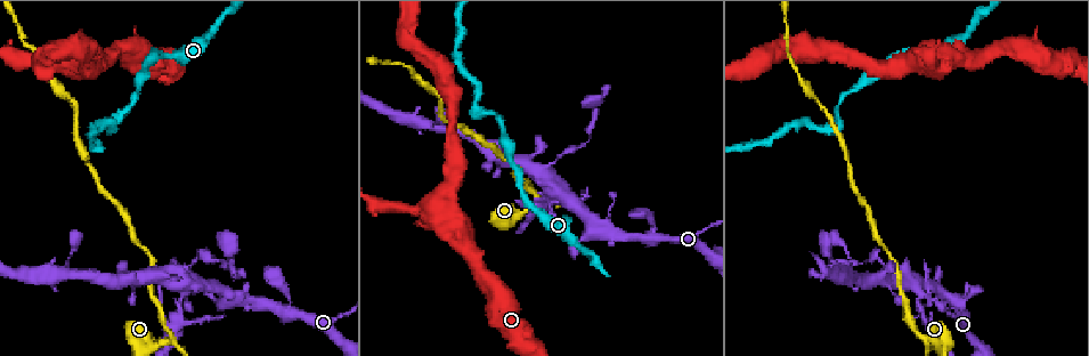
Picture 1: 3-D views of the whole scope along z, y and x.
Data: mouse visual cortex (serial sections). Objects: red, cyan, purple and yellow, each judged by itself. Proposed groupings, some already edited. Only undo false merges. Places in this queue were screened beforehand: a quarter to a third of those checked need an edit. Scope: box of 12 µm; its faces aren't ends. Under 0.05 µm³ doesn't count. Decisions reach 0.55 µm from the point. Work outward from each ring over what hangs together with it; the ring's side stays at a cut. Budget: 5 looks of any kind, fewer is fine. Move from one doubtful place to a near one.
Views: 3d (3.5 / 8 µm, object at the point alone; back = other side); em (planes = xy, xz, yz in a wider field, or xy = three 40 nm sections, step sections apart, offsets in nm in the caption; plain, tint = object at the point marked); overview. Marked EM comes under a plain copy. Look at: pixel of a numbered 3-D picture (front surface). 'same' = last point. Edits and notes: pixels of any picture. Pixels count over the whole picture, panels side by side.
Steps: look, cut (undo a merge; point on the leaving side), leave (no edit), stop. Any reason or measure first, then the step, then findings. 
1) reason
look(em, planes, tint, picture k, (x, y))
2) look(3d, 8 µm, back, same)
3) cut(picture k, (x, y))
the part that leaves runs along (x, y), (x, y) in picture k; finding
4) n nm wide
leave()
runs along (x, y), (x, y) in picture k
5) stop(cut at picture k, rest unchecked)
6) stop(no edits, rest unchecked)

small branch off a trunk
look(3d, 8 µm, picture 1, (178, 271))

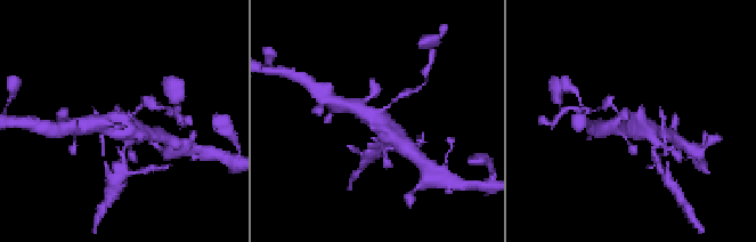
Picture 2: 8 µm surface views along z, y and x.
look(em, xy, step 2, tint, picture 2, (633, 119))

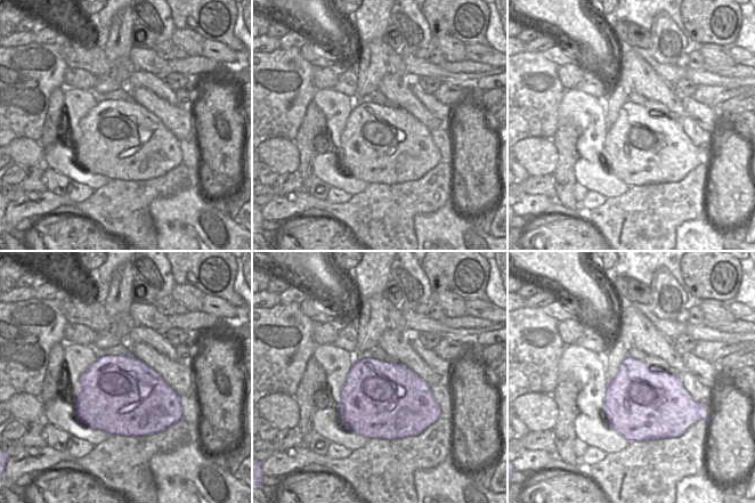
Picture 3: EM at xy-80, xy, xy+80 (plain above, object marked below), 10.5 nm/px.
leave()
runs along (399, 142), (381, 123), (346, 105) in picture 2; one cell here

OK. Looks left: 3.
branch point
look(3d, 3.5 µm, picture 1, (926, 344))

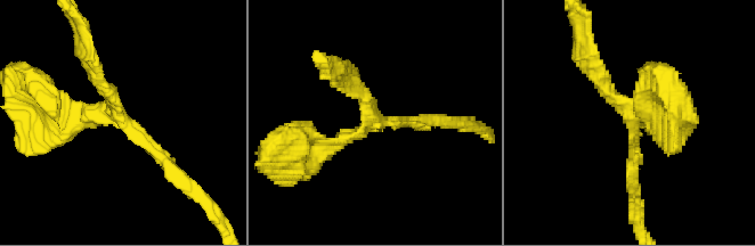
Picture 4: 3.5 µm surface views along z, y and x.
3 arms; arms of 150, 150, 350 nm
look(em, xy, step 2, tint, picture 4, (116, 115))

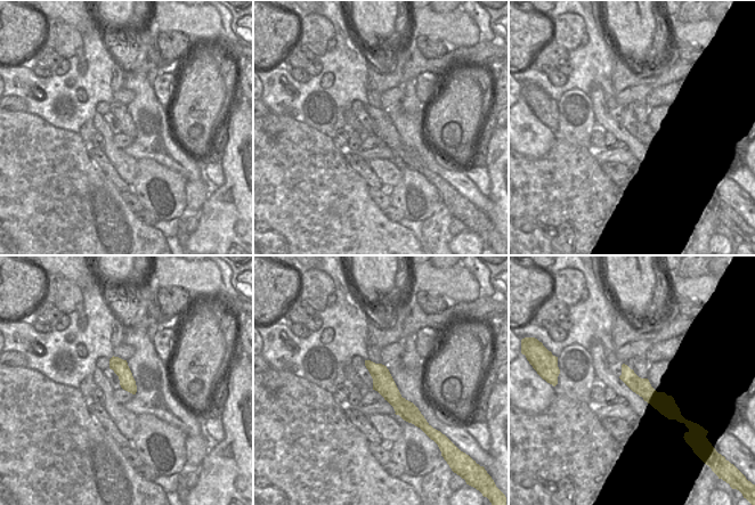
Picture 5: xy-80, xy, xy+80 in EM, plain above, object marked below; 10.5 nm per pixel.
leave()
all the same cell

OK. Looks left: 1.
stop(no edits, rest unchecked)

